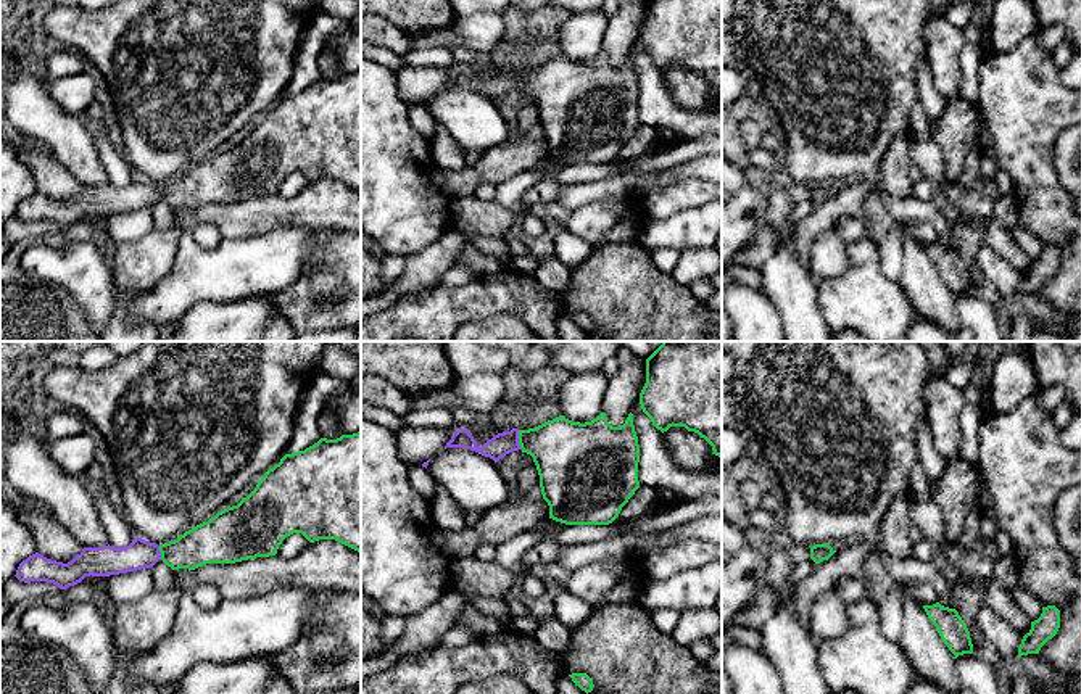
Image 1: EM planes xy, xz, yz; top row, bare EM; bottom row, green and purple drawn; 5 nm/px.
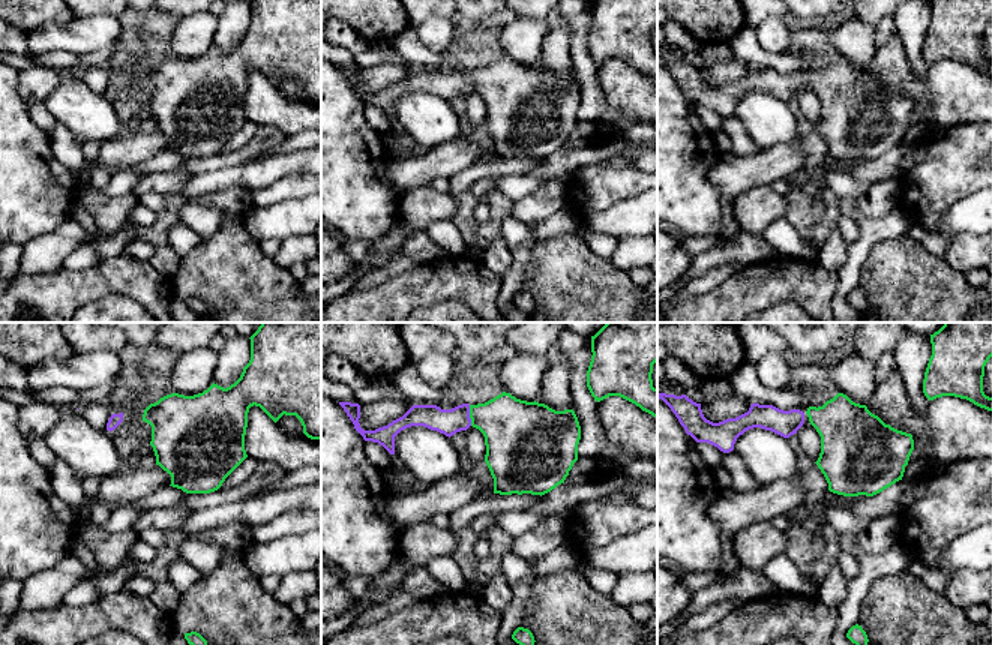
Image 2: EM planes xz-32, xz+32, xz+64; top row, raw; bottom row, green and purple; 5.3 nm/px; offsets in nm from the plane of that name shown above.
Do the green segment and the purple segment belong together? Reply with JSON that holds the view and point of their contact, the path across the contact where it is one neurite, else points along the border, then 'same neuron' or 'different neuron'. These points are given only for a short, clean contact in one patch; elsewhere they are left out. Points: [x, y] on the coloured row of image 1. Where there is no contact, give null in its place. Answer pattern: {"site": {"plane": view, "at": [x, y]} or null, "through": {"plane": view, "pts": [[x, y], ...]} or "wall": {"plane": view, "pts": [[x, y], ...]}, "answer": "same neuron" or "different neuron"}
{"site": {"plane": "xz", "at": [519, 440]}, "through": {"plane": "xz", "pts": [[566, 453], [554, 445], [519, 440], [503, 443]]}, "answer": "same neuron"}

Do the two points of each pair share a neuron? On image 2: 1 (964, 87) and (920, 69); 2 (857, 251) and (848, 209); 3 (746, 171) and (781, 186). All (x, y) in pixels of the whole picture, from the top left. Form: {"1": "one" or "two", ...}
{"1": "two", "2": "one", "3": "two"}

